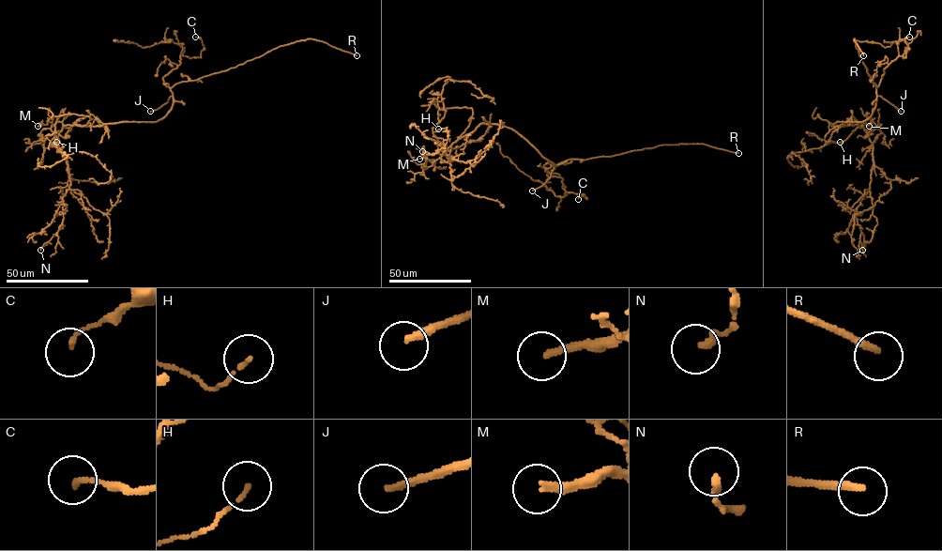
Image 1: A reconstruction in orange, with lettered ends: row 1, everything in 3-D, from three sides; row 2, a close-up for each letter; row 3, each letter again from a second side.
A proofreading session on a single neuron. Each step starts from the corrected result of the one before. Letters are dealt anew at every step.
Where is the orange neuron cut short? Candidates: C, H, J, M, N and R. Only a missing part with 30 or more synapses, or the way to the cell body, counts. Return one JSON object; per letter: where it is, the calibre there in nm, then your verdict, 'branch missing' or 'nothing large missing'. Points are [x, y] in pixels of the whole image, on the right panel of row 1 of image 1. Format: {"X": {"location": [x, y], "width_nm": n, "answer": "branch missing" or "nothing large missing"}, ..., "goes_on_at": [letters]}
{"C": {"location": [909, 37], "width_nm": 140, "answer": "nothing large missing"}, "H": {"location": [840, 142], "width_nm": 110, "answer": "nothing large missing"}, "J": {"location": [901, 111], "width_nm": 200, "answer": "branch missing"}, "M": {"location": [869, 126], "width_nm": 200, "answer": "branch missing"}, "N": {"location": [862, 250], "width_nm": 240, "answer": "nothing large missing"}, "R": {"location": [863, 55], "width_nm": 220, "answer": "branch missing"}, "goes_on_at": ["J", "M", "R"]}

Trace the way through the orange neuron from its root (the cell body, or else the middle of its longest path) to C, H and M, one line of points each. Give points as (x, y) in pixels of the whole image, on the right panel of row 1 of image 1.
C: (843, 121), (863, 121), (872, 114), (884, 69), (898, 57), (906, 56), (908, 46), (904, 38), (909, 37)
H: (843, 121), (837, 121), (834, 125), (862, 125), (865, 121), (840, 142)
M: (843, 121), (837, 121), (834, 125), (859, 125), (866, 131), (873, 131), (875, 125), (873, 122), (869, 126)

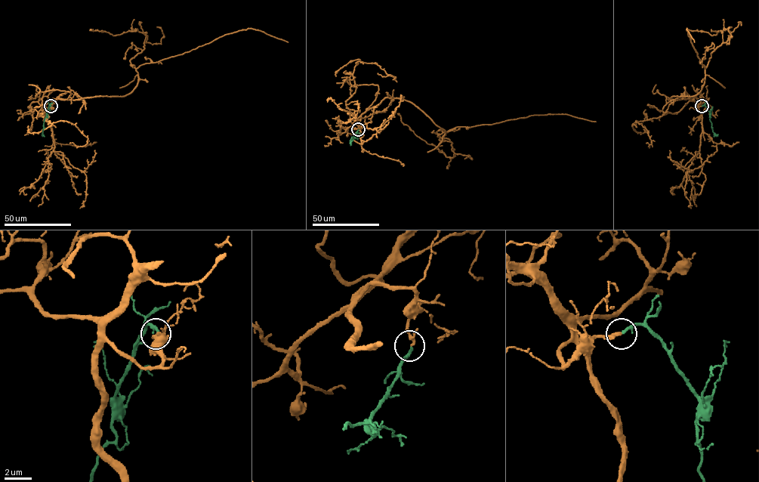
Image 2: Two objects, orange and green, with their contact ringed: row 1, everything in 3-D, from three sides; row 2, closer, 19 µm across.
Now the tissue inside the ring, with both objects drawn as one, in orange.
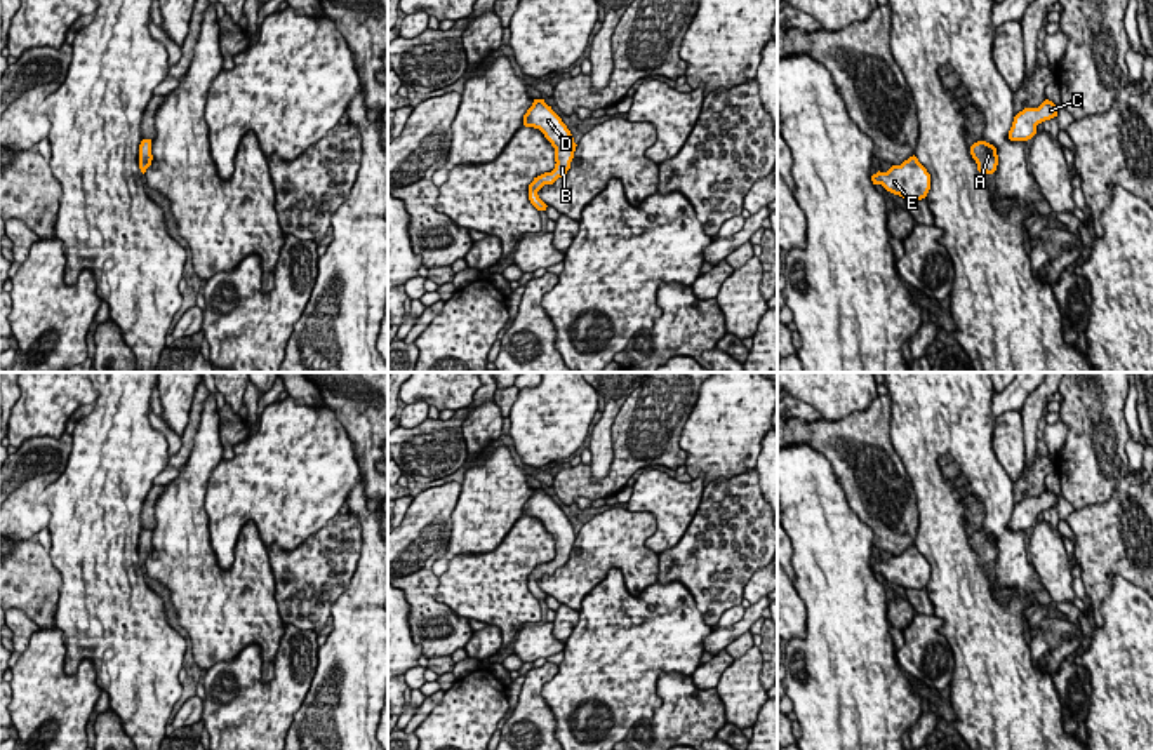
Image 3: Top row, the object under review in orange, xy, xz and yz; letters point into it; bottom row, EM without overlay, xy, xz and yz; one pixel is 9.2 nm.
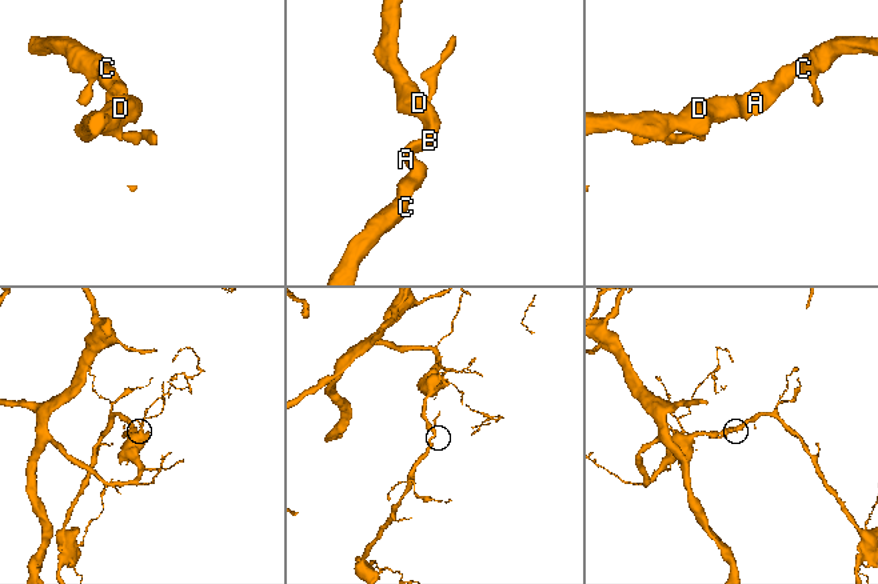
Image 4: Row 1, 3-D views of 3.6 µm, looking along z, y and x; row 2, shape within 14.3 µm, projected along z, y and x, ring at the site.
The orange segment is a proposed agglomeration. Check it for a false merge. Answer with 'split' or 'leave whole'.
leave whole

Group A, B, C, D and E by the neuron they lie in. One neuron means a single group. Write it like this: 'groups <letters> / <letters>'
groups A B C D E

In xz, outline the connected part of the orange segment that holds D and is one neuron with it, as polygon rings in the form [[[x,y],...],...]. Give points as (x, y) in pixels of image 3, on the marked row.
[[[534,99],[532,106],[523,115],[523,125],[539,129],[555,148],[555,169],[534,177],[534,181],[529,184],[530,204],[537,211],[546,211],[548,205],[539,198],[537,191],[544,184],[553,184],[558,177],[567,174],[577,144],[574,143],[567,125],[551,110],[551,106],[544,103],[544,99]]]

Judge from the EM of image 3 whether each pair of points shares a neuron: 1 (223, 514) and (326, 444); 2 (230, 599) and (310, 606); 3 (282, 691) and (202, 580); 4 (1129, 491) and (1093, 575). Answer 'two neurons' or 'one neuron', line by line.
1: one neuron
2: two neurons
3: two neurons
4: one neuron

